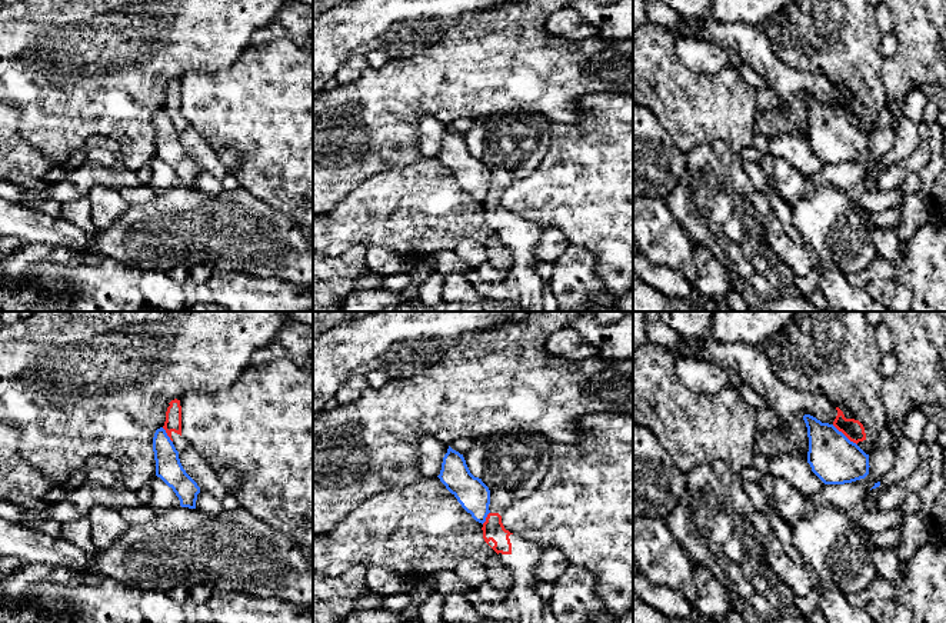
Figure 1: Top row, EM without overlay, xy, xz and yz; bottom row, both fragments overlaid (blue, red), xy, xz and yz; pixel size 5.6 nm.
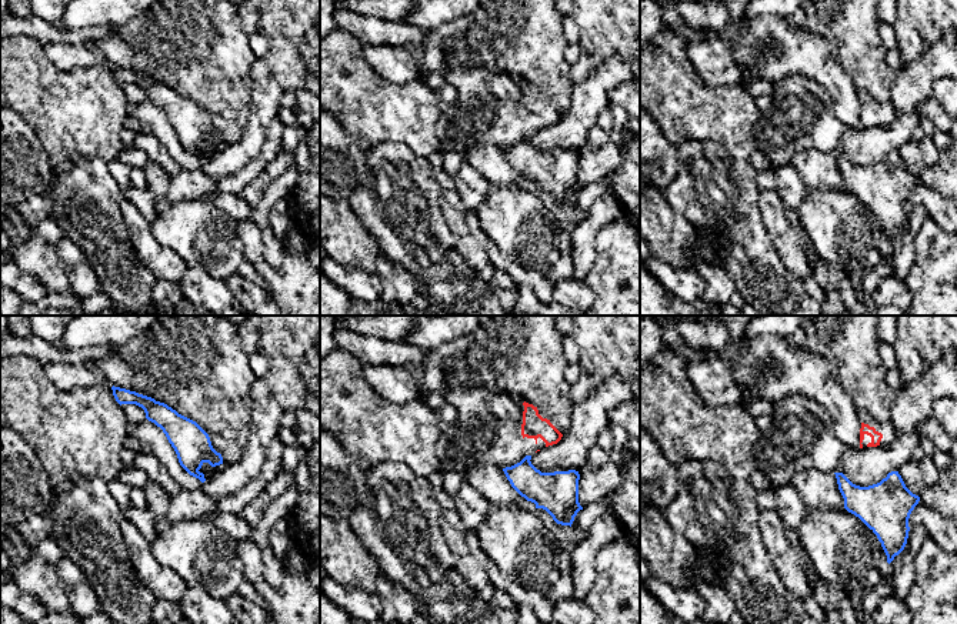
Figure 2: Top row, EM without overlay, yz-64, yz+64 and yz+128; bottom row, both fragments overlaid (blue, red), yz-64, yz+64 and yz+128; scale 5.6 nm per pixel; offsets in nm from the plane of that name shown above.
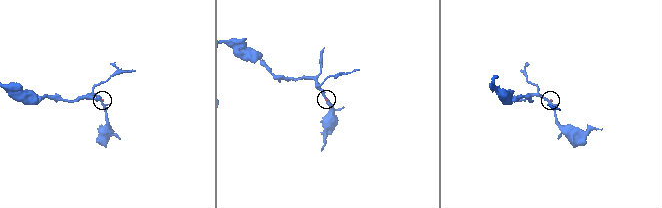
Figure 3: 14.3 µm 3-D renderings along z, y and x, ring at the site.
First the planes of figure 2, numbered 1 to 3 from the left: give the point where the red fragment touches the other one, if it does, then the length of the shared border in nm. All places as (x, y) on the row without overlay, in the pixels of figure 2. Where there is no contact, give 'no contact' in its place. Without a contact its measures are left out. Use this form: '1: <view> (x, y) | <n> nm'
1: no contact
2: no contact
3: no contact

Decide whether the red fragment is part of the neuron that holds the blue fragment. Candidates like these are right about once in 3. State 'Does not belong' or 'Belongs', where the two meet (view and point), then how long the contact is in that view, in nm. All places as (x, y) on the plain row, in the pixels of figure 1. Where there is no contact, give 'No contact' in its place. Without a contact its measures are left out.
Does not belong. Touches blue at yz (843, 115). Shared border 180 nm

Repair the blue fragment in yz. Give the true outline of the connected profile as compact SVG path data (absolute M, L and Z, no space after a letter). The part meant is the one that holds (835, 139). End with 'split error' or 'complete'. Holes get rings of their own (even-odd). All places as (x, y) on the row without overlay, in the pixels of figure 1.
M810 94L803 100L807 107L807 143L825 164L845 164L869 154L869 134L850 121L833 104L822 103Z | complete

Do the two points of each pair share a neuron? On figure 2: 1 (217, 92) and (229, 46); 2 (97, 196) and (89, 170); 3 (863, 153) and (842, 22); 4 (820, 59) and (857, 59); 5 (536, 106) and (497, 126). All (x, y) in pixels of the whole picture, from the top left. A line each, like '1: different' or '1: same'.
1: same
2: same
3: different
4: different
5: same

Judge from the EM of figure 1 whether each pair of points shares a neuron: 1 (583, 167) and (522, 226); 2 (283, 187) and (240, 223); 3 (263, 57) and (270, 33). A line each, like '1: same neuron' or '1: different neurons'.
1: different neurons
2: different neurons
3: different neurons

